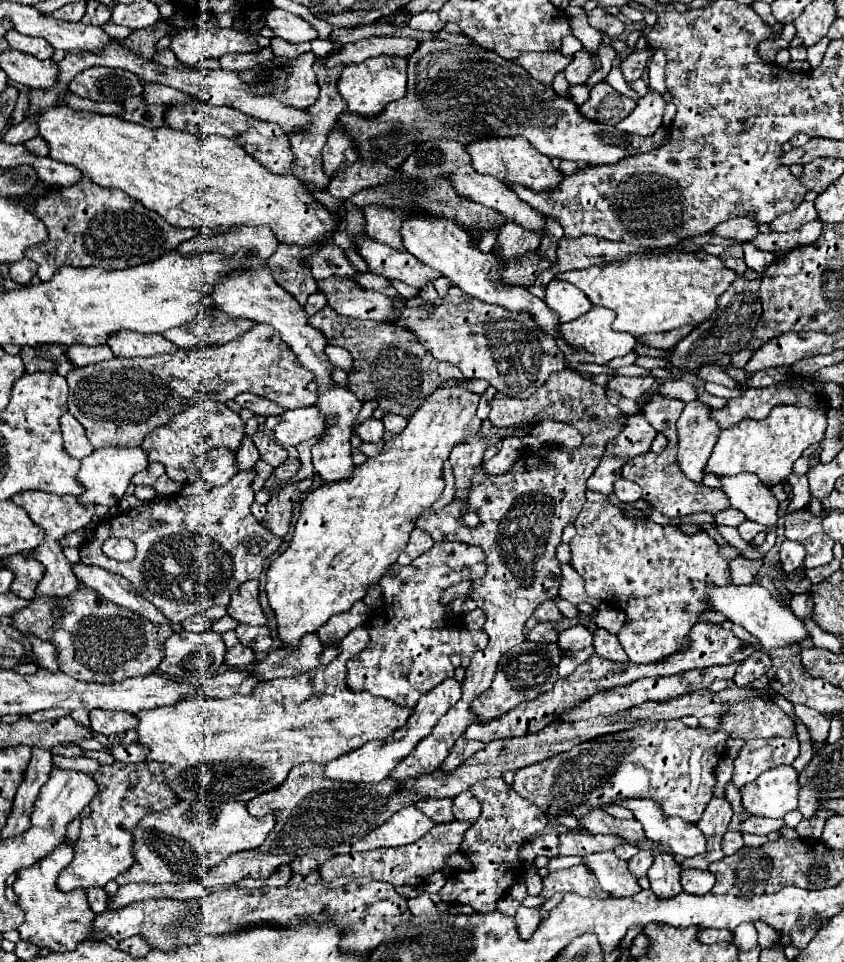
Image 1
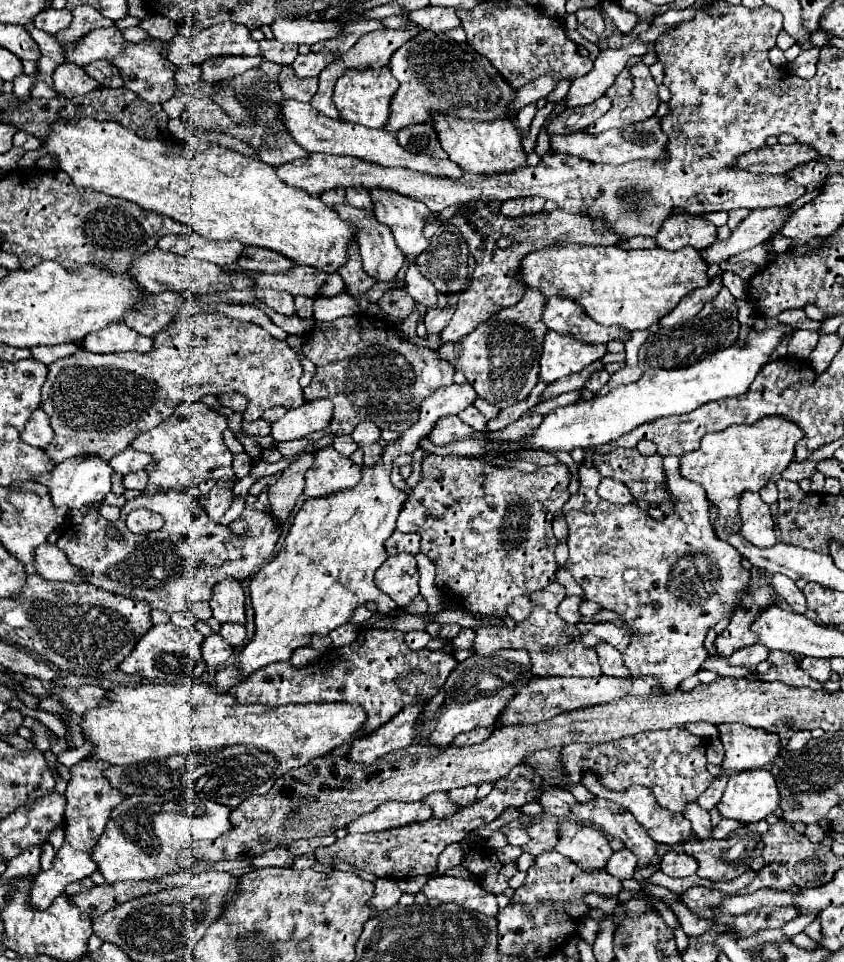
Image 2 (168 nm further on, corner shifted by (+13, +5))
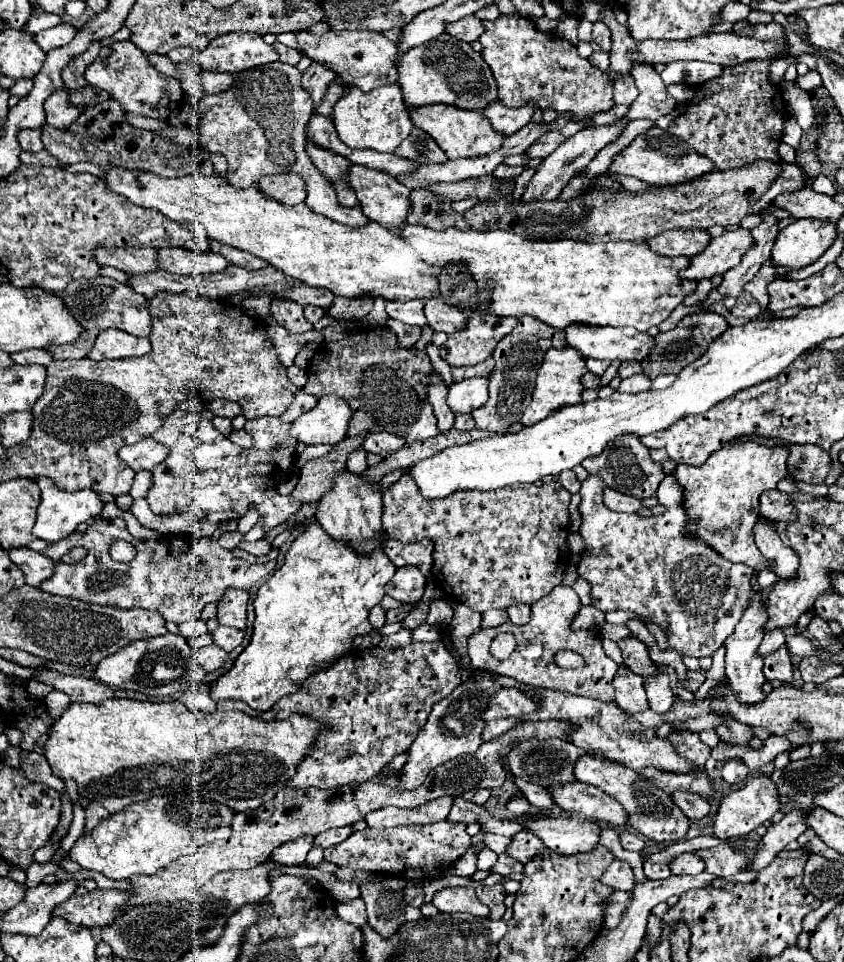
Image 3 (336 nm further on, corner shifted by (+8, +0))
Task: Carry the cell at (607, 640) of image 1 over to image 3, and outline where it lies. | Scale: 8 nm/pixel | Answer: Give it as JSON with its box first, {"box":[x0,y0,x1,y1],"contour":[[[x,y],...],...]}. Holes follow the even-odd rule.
{"box":[614,667,648,715],"contour":[[[620,667],[618,675],[614,679],[616,689],[616,703],[622,707],[624,713],[634,715],[648,709],[646,691],[642,689],[642,677],[632,673],[628,667]]]}

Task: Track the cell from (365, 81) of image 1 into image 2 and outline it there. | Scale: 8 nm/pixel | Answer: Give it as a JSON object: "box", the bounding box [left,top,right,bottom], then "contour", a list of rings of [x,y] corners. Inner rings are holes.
{"box":[333,66,399,128],"contour":[[[389,66],[381,68],[363,68],[363,70],[347,70],[335,84],[333,102],[341,112],[341,118],[353,124],[361,124],[367,128],[383,128],[389,116],[389,100],[399,88],[397,78],[391,74]]]}

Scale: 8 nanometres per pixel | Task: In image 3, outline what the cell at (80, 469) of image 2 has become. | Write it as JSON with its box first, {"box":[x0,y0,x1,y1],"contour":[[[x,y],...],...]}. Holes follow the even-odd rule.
{"box":[32,479,104,541],"contour":[[[38,479],[40,487],[40,507],[38,507],[38,517],[32,527],[32,535],[42,539],[42,541],[60,541],[68,535],[72,535],[80,523],[86,523],[88,519],[94,519],[102,513],[104,503],[98,499],[98,495],[92,489],[82,489],[76,493],[62,491],[58,489],[50,479]]]}

